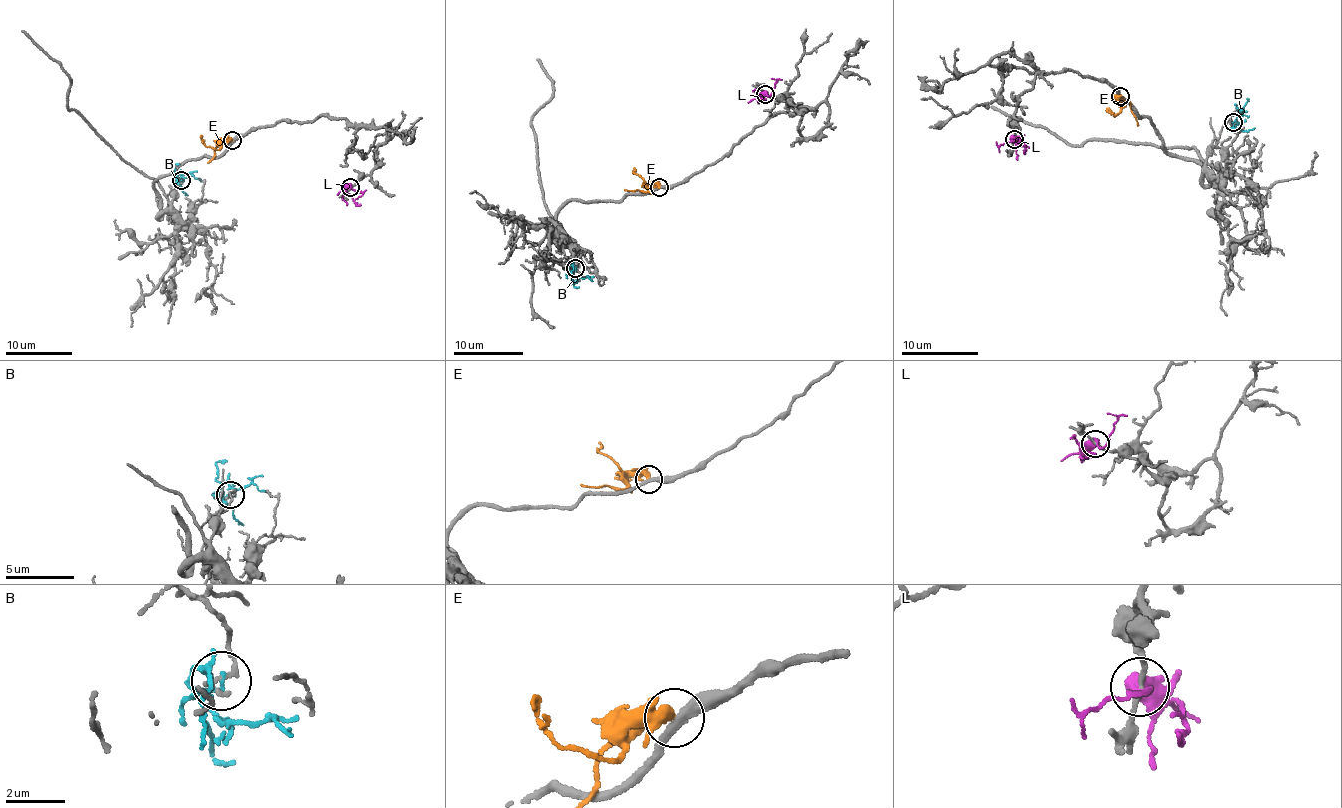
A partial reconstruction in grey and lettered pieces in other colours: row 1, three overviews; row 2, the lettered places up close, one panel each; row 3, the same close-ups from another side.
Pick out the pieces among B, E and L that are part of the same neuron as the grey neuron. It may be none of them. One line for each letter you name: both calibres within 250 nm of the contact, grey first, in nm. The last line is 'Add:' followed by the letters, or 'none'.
Add: none

